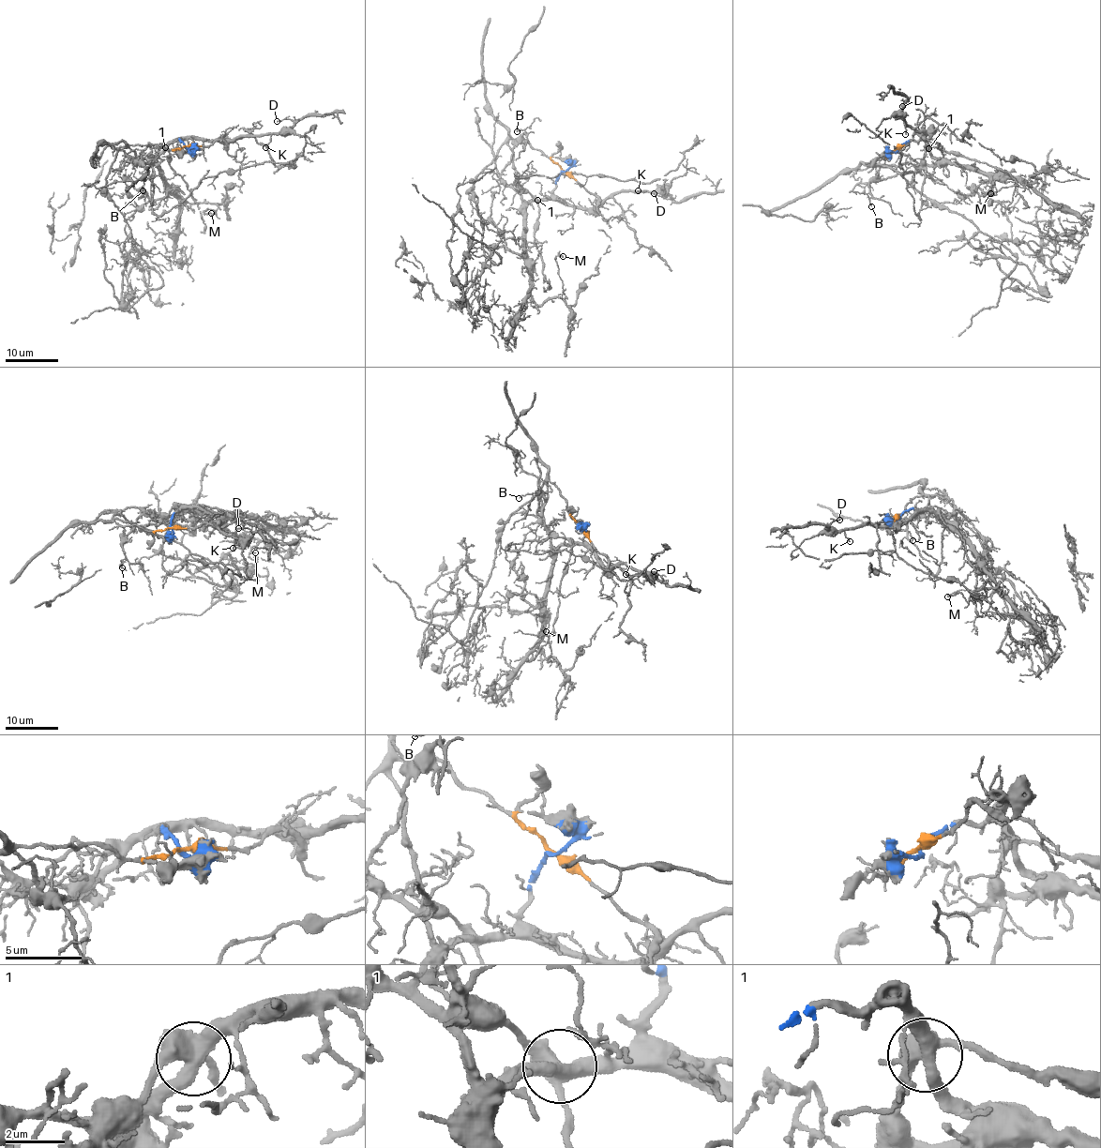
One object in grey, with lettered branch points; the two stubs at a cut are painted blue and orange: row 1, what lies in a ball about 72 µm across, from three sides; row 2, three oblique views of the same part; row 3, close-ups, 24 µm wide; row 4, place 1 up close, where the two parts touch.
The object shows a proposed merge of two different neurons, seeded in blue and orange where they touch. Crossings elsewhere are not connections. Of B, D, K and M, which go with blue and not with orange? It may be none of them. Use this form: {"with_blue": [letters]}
{"with_blue": ["B", "D", "K", "M"]}

